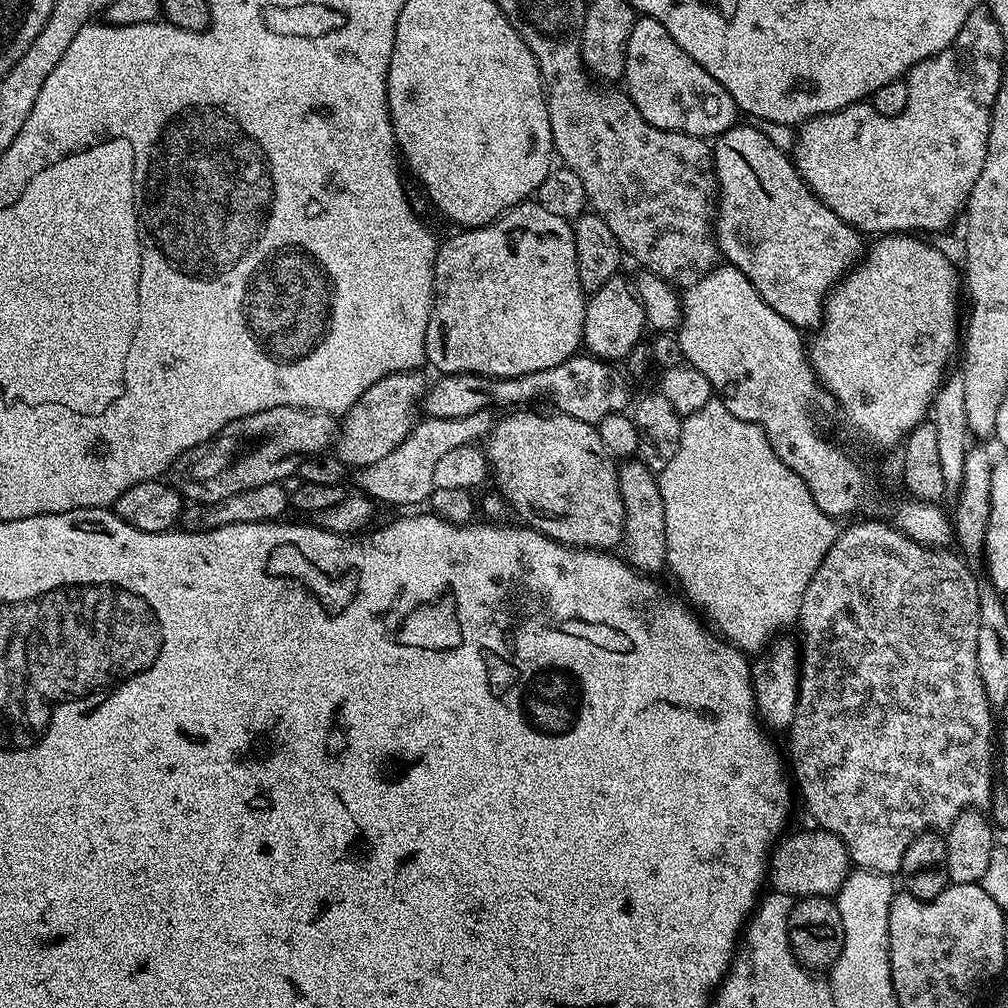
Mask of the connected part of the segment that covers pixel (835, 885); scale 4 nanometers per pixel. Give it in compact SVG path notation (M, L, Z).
M815 831L800 832L797 836L785 835L771 849L770 859L766 865L766 880L770 888L772 884L773 893L789 898L805 896L832 898L840 891L842 882L846 882L850 871L848 848L834 833Z

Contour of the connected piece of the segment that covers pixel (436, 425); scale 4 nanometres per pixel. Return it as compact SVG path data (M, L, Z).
M491 411L475 412L466 418L424 418L386 458L365 468L355 469L356 484L361 493L372 497L373 501L384 504L420 504L429 499L436 490L434 466L441 457L458 447L475 445L478 438L487 437L494 423Z

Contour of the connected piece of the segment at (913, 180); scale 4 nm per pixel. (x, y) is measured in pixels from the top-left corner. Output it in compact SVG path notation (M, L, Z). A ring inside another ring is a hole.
M981 6L968 15L962 30L956 36L955 44L951 48L943 48L937 56L931 56L922 62L918 62L906 73L908 97L906 98L906 110L902 110L902 114L883 116L872 109L871 103L861 102L846 106L828 116L816 116L813 120L805 120L803 124L799 125L798 135L795 137L794 143L794 163L797 174L804 179L804 184L827 208L834 210L834 214L838 214L838 218L842 218L857 232L861 234L867 234L867 232L876 232L875 234L940 232L943 228L951 226L952 219L959 212L961 215L965 211L968 195L972 192L974 182L978 182L978 174L982 174L982 166L986 162L988 127L992 121L992 103L1000 88L1000 69L1005 63L1006 46L1002 42L1002 34L998 30L996 16L993 13L988 13L986 8ZM892 128L904 128L904 132L896 132L896 136L892 136Z

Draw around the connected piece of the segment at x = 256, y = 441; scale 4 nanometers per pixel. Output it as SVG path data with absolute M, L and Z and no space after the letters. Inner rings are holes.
M274 406L270 410L262 410L258 414L250 414L230 422L217 436L204 444L194 446L189 452L182 453L174 465L177 480L175 483L181 497L198 504L213 504L222 498L242 494L242 490L254 490L254 486L278 484L287 481L287 476L295 477L300 471L301 462L310 459L311 456L327 453L333 447L337 435L337 421L326 412Z

